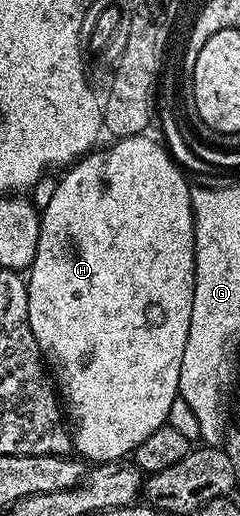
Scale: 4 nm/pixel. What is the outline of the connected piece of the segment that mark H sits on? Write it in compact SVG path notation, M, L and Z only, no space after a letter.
M150 135L123 137L107 149L95 148L65 170L62 182L40 209L40 235L36 255L28 270L28 323L42 353L42 360L52 374L53 384L61 400L68 406L72 422L72 449L79 458L90 463L118 463L129 458L156 427L167 424L174 401L179 400L180 359L184 359L184 343L188 343L188 327L192 319L194 294L194 212L190 206L191 182L186 182L184 169L168 152L165 144L156 142Z

